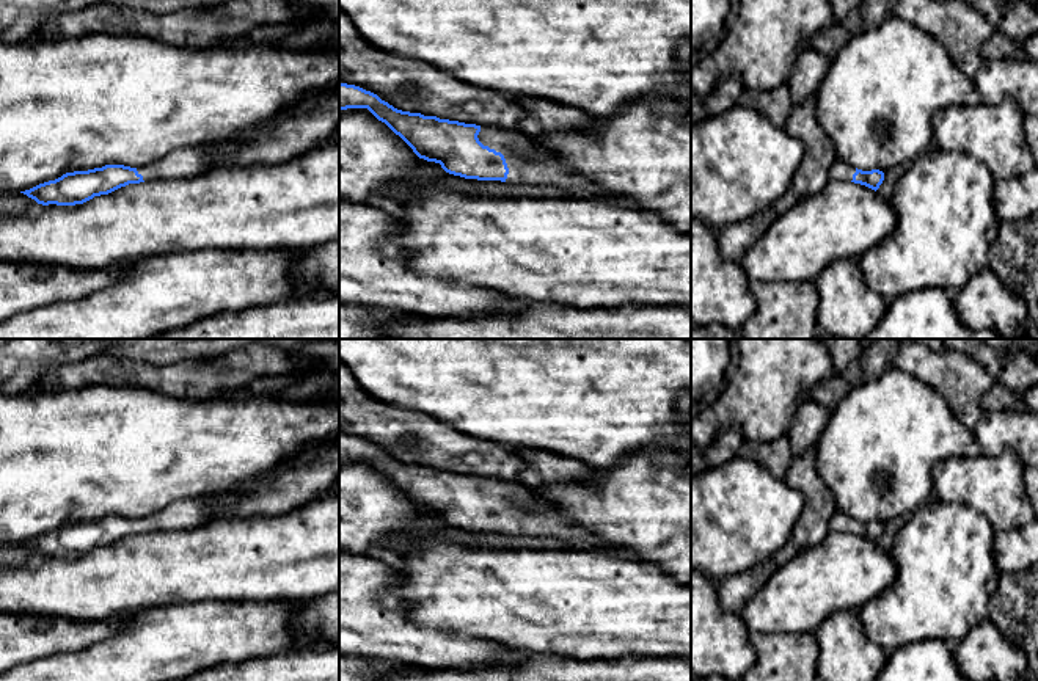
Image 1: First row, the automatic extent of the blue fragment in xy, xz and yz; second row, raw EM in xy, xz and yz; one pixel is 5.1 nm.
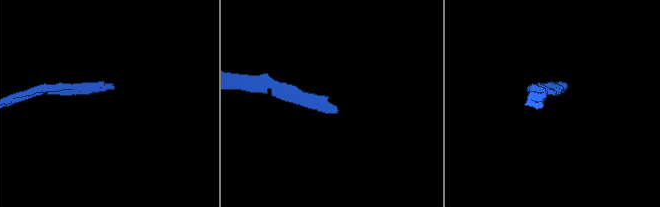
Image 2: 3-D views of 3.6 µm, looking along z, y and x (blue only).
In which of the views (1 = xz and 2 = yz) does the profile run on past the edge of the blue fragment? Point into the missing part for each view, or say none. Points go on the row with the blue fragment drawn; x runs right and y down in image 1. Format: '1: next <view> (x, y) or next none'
1: next xz (528, 163)
2: next yz (842, 171)

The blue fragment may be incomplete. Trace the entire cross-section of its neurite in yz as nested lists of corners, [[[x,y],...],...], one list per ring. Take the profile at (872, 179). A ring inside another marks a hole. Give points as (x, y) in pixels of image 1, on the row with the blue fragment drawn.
[[[835,160],[831,168],[831,179],[861,184],[876,191],[884,180],[884,173],[879,169],[862,171],[853,165]]]

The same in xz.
[[[339,82],[339,110],[347,108],[367,108],[419,158],[440,163],[449,174],[477,180],[554,185],[586,191],[594,198],[605,195],[598,185],[570,171],[520,130],[402,111],[371,91]]]

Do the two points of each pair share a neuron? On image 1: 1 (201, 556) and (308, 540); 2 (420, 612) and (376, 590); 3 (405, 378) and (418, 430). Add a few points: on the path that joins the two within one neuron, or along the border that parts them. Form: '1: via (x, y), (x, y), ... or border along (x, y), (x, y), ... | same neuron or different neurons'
1: via (228, 556), (281, 556) | same neuron
2: border along (396, 571), (405, 582), (407, 615), (437, 628) | different neurons
3: border along (377, 400), (387, 405), (423, 411), (448, 424) | different neurons

